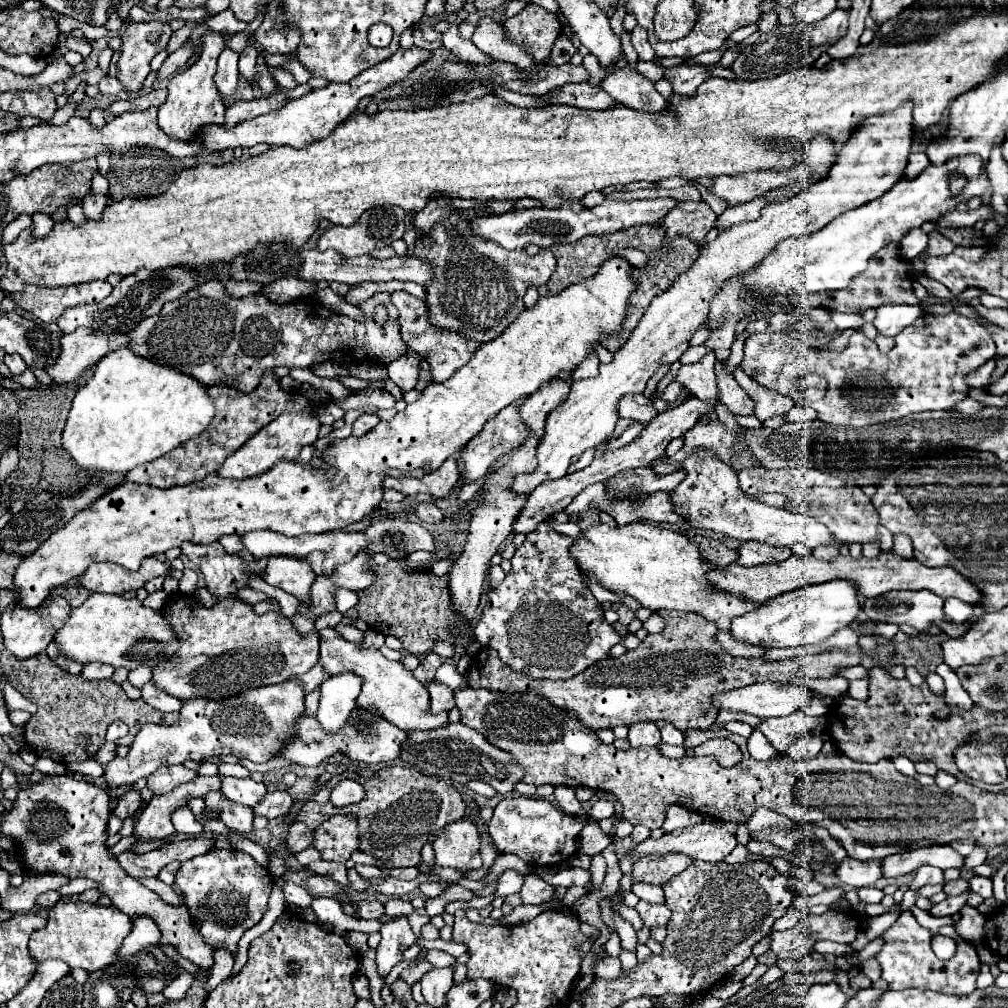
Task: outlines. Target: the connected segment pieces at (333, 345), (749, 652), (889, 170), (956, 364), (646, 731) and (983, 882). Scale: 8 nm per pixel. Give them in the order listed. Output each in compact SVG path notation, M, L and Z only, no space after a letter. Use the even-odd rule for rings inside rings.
M214 279L206 281L204 285L196 285L188 293L184 293L180 299L174 299L162 307L160 313L146 317L140 321L136 329L130 333L130 349L138 353L140 357L146 357L150 361L156 361L160 365L168 365L180 373L192 375L202 385L228 385L244 393L252 393L258 387L258 381L262 379L262 373L266 369L274 367L300 367L308 369L316 363L324 361L338 361L338 359L350 359L350 361L376 361L382 365L388 365L388 361L394 361L402 357L408 347L400 337L400 325L398 325L398 309L390 301L390 293L376 293L374 297L366 299L362 305L358 305L364 313L366 321L356 321L348 315L336 313L320 305L320 301L314 299L314 305L310 305L308 299L298 299L290 303L274 303L264 295L252 295L234 299L226 293L224 285ZM376 305L386 305L390 319L384 327L376 325L372 321L372 311Z
M720 631L718 633L718 643L722 643L722 649L730 655L736 655L736 657L762 657L768 649L766 647L760 647L760 645L752 645L752 643L746 643L746 641L738 641L734 639L730 633L726 631Z
M904 103L884 115L866 117L842 147L838 163L830 169L826 179L784 203L766 205L756 221L728 227L720 231L714 241L704 245L694 265L680 273L668 291L652 299L628 341L614 353L614 359L610 363L602 363L596 377L572 381L570 397L566 403L556 407L546 421L546 435L538 445L536 471L514 477L512 489L518 493L532 493L540 483L564 477L572 457L580 457L586 449L604 443L616 427L616 405L620 397L626 393L644 393L646 381L660 365L670 365L682 357L688 349L690 337L706 321L710 301L726 283L730 283L730 279L742 277L742 273L754 269L754 265L758 265L758 261L762 261L762 257L766 257L786 237L806 237L806 233L816 233L826 225L826 221L838 217L838 213L858 209L858 205L866 205L872 199L882 197L882 193L886 193L904 175L914 135L912 103Z
M926 313L898 333L896 347L886 355L860 331L850 335L848 347L840 353L810 351L786 333L750 335L744 345L742 369L758 385L788 397L796 389L796 377L802 373L822 375L828 381L828 391L820 401L812 403L820 413L820 421L828 425L866 427L896 421L908 413L954 409L968 393L964 377L994 355L996 345L978 321L958 313Z
M636 723L636 725L632 725L630 733L628 733L628 741L630 741L632 747L642 747L642 745L658 747L662 743L658 727L654 723Z
M970 877L970 889L982 897L992 897L992 879L990 877Z

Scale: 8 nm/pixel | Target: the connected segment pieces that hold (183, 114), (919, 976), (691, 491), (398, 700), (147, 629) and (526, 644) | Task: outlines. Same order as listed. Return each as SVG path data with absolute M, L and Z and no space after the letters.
M208 31L202 37L200 59L190 69L186 69L182 75L174 75L174 79L170 81L168 99L158 109L158 125L172 139L194 141L194 137L198 137L198 129L202 129L202 125L222 125L224 123L226 105L222 103L222 97L220 97L218 89L216 89L216 83L214 83L216 59L218 59L220 51L224 49L224 45L226 45L226 41L220 33Z
M910 911L900 913L898 921L882 935L886 939L882 951L876 955L880 967L882 967L882 979L890 985L890 989L930 989L930 991L942 991L942 993L954 993L954 995L966 995L976 989L976 977L980 973L980 961L976 955L976 949L968 945L954 929L954 925L944 925L944 931L940 931L956 941L956 953L954 959L942 961L934 955L930 941L932 931L920 927L916 917Z
M694 453L686 457L682 465L688 475L670 495L676 513L684 515L692 527L712 529L738 541L760 541L774 547L790 547L794 543L804 543L810 549L816 549L820 545L840 545L832 531L828 531L828 527L818 523L814 517L768 507L750 499L740 491L736 471L730 465L722 465L722 461L714 457L714 453Z
M326 629L326 641L320 641L320 663L330 675L338 675L344 671L352 671L364 679L362 693L358 697L358 705L368 709L374 707L386 717L390 723L404 731L430 731L438 727L446 727L448 713L432 715L430 713L430 693L424 683L420 683L412 671L404 669L400 661L388 661L376 647L360 649L356 643L348 643L334 629Z
M102 593L90 595L90 599L82 607L72 609L72 619L56 633L54 641L60 645L62 653L74 661L80 663L100 661L110 663L112 667L126 667L126 669L136 669L140 665L154 667L158 663L168 661L178 649L178 637L174 629L170 629L170 623L166 623L166 619L162 617L162 611L154 611L142 605L138 599L124 599L120 595L102 595Z
M542 523L536 527L536 531L528 533L526 541L512 557L510 573L498 587L488 589L488 603L474 629L476 641L482 647L490 645L498 651L506 665L530 675L532 679L570 679L590 665L608 659L610 649L620 641L620 635L604 619L600 603L584 583L578 563L574 557L570 557L570 545L574 545L574 537L556 533L548 523Z

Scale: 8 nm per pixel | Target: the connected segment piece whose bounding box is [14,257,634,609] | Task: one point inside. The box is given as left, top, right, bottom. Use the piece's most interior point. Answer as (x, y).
(133, 522)

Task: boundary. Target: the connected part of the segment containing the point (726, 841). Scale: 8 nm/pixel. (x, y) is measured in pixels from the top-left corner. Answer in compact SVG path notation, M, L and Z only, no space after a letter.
M700 823L686 829L676 829L664 833L660 839L646 839L634 847L638 857L644 855L664 855L664 853L686 853L702 861L722 861L738 845L736 835L730 833L724 825Z

